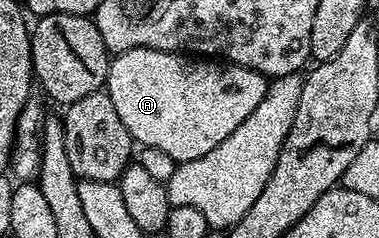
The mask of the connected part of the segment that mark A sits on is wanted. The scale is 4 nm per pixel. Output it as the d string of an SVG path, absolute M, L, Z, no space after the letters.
M135 48L116 53L111 58L111 67L107 73L105 93L113 100L121 124L129 128L132 139L140 147L148 146L173 156L176 164L197 160L205 152L213 152L225 136L237 128L261 104L267 95L269 80L264 74L258 74L253 68L234 66L232 62L222 60L200 60L195 56L171 54L167 50L149 50Z

